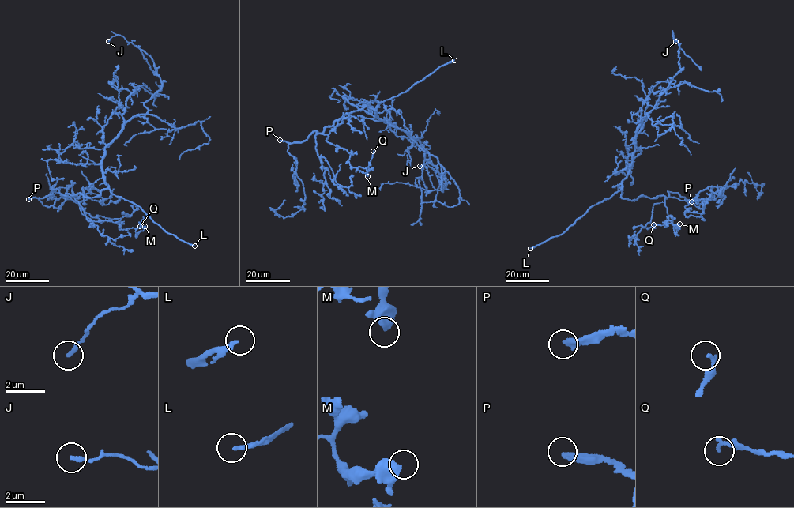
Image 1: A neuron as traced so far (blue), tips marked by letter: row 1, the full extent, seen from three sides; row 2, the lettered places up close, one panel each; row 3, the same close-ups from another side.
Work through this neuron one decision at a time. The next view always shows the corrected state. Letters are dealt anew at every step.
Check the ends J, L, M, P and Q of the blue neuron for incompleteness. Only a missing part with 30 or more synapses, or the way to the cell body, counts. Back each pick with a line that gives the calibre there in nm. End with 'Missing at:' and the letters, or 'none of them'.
L: calibre 180 nm
P: calibre 300 nm
Missing at: L, P

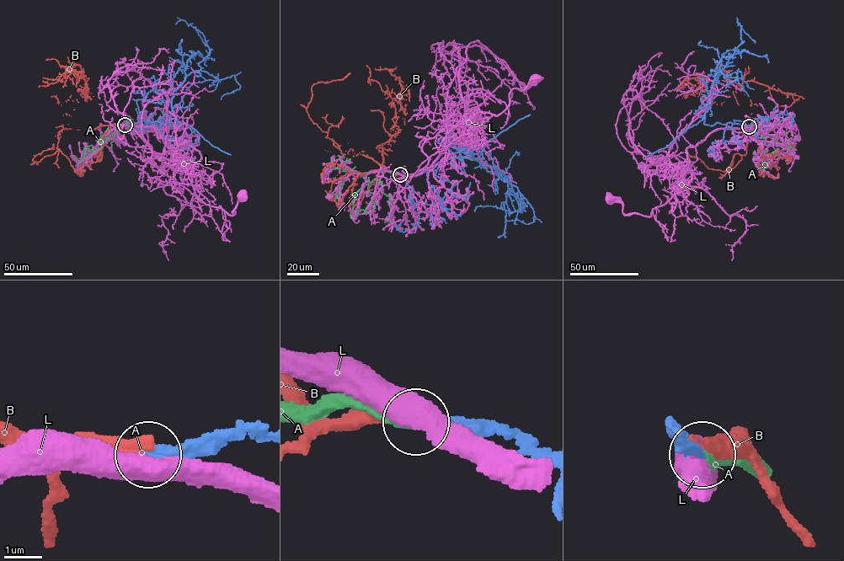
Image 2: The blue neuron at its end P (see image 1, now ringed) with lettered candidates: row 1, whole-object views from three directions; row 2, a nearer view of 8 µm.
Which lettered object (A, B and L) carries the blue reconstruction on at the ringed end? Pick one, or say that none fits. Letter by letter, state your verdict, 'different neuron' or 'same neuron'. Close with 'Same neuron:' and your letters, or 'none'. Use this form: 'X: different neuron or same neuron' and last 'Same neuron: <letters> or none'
A: same neuron
B: different neuron
L: different neuron
Same neuron: A

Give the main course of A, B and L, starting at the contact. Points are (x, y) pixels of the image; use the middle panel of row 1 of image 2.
A: (401, 174), (379, 169), (364, 173), (353, 171), (340, 184), (337, 195), (332, 194), (327, 198)
B: (401, 174), (345, 151), (360, 154), (395, 136), (405, 114), (393, 98), (396, 125)
L: (401, 174), (427, 170), (446, 141), (483, 144), (447, 125), (499, 114), (511, 90), (535, 79)

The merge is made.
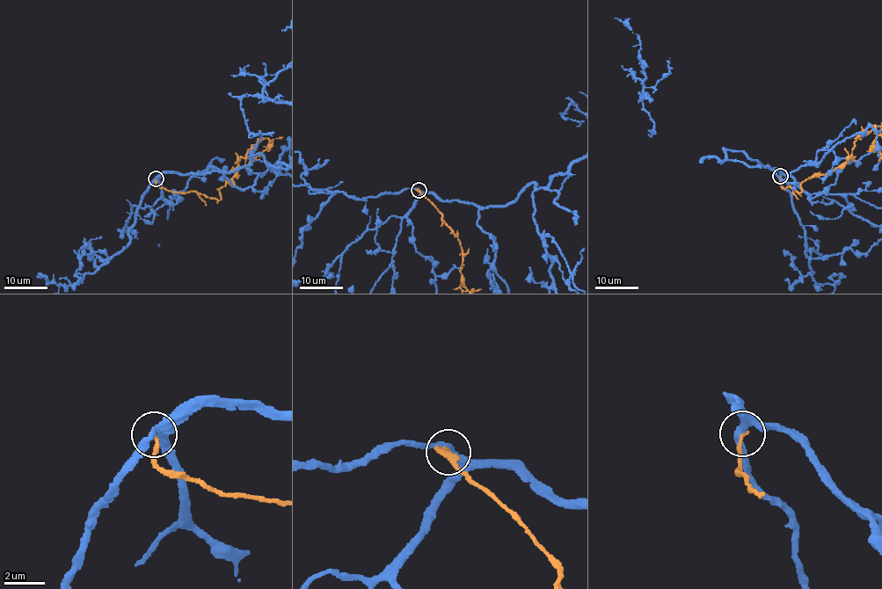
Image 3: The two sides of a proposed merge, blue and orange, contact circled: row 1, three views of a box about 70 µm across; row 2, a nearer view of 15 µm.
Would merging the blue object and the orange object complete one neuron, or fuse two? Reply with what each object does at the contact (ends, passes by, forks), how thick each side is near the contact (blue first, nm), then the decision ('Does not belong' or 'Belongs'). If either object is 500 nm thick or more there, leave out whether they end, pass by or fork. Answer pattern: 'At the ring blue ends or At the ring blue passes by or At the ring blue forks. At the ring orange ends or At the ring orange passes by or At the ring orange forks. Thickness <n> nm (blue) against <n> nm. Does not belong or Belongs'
At the ring blue passes by. At the ring orange ends. Thickness 320 nm (blue) against 180 nm. Does not belong

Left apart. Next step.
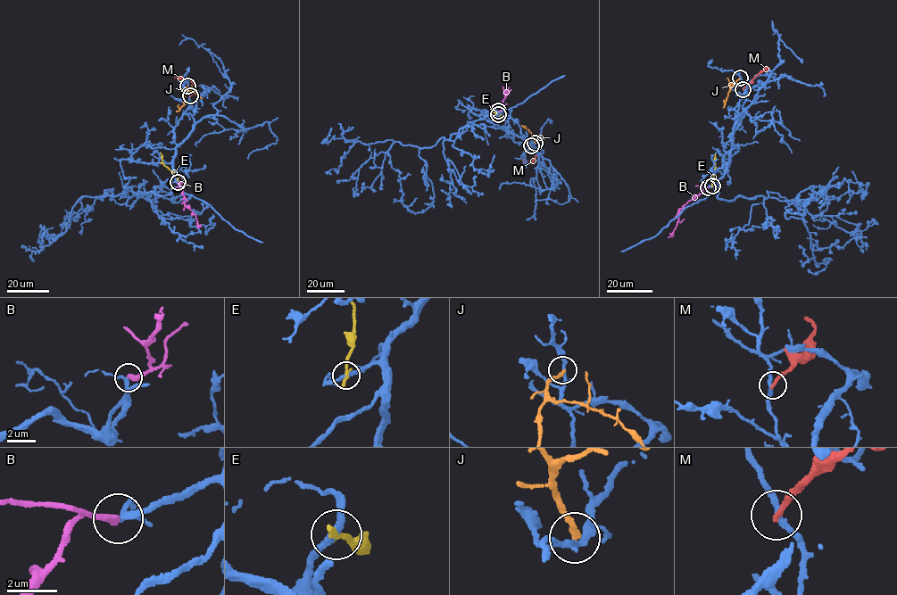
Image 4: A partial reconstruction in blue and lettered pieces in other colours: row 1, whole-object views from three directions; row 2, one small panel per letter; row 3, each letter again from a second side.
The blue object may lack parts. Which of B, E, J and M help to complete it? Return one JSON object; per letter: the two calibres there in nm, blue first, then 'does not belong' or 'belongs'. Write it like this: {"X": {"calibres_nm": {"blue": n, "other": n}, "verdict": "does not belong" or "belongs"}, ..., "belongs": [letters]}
{"B": {"calibres_nm": {"blue": 240, "other": 320}, "verdict": "belongs"}, "E": {"calibres_nm": {"blue": 280, "other": 280}, "verdict": "does not belong"}, "J": {"calibres_nm": {"blue": 220, "other": 220}, "verdict": "does not belong"}, "M": {"calibres_nm": {"blue": 240, "other": 240}, "verdict": "does not belong"}, "belongs": ["B"]}

